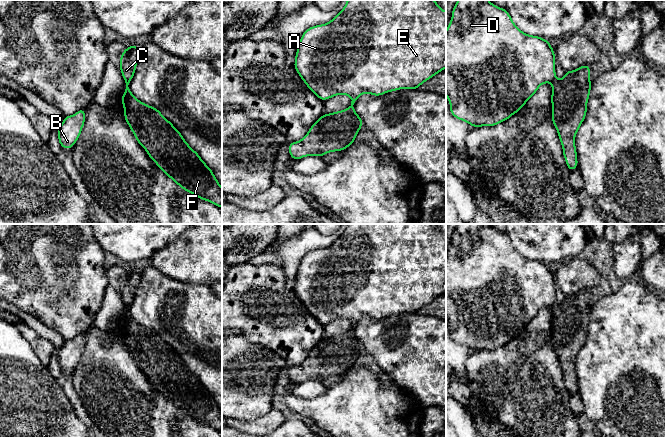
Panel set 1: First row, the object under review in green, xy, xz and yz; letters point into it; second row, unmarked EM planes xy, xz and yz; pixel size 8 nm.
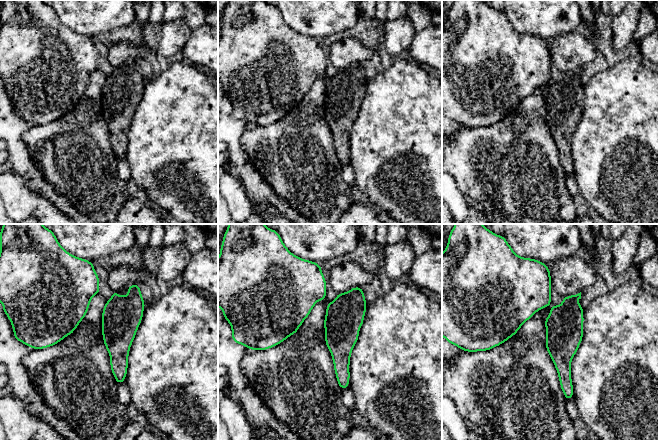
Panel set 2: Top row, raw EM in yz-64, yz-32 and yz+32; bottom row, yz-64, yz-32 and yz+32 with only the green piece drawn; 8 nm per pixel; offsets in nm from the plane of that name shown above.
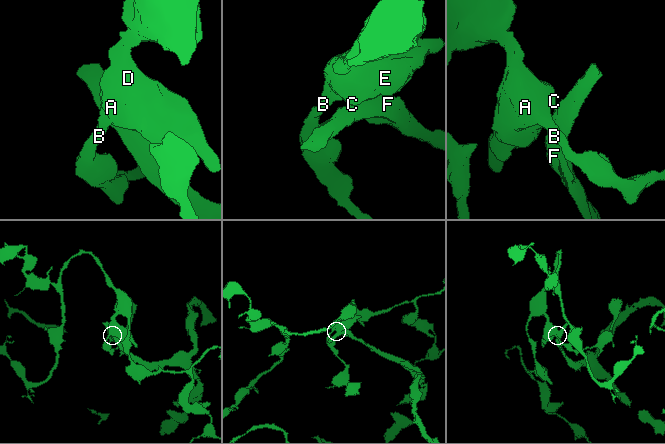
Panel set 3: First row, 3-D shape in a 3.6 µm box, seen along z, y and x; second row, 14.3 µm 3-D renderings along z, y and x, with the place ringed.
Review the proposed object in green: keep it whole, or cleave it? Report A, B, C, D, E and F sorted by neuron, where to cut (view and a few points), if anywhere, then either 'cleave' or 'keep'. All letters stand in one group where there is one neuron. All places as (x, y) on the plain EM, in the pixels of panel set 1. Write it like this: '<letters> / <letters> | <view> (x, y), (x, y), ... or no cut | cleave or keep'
A B C D E / F | xy (125, 305), (129, 306) | cleave

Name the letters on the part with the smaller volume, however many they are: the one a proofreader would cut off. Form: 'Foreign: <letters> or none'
Foreign: F

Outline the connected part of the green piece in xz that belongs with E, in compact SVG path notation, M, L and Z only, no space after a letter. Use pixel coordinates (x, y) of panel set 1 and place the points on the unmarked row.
M347 224L343 233L328 247L308 252L301 260L295 279L294 292L307 311L322 325L336 319L351 321L351 329L363 318L381 320L385 317L418 311L446 292L446 235L434 224Z

